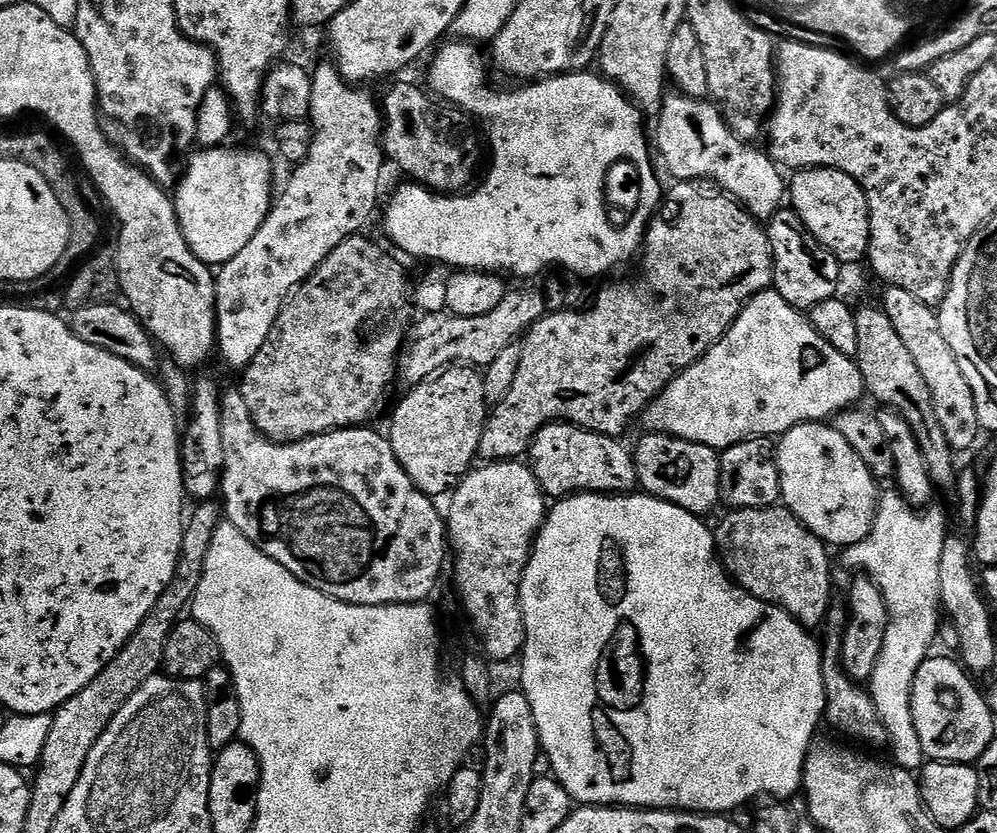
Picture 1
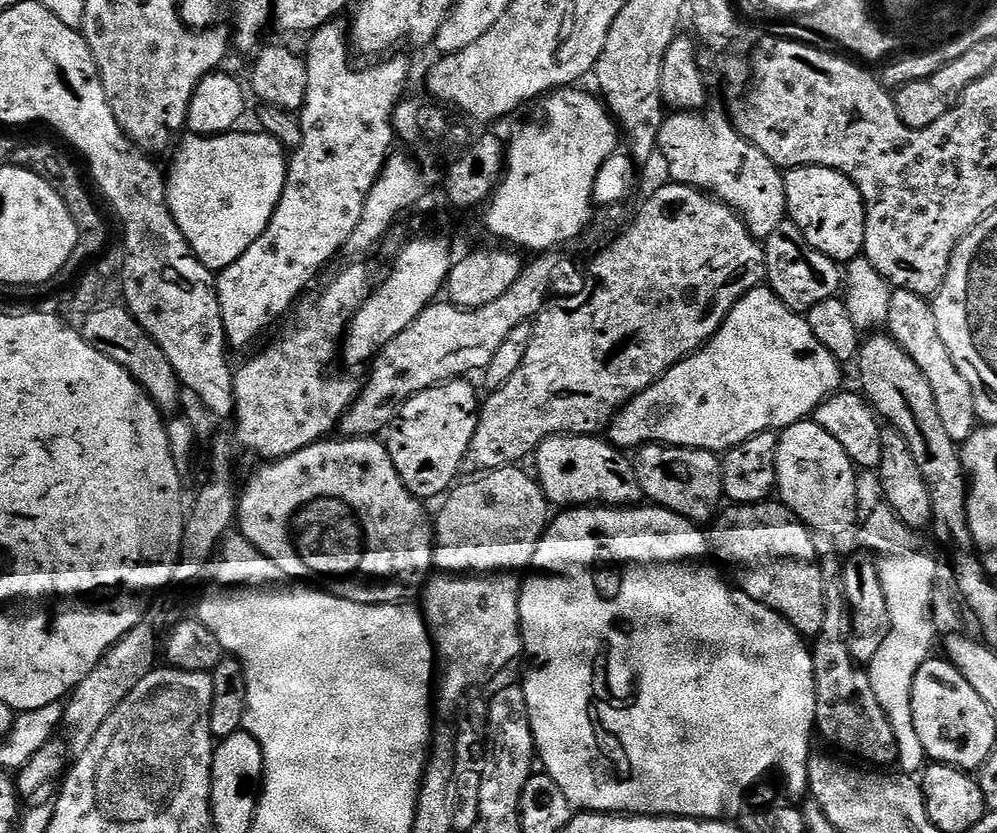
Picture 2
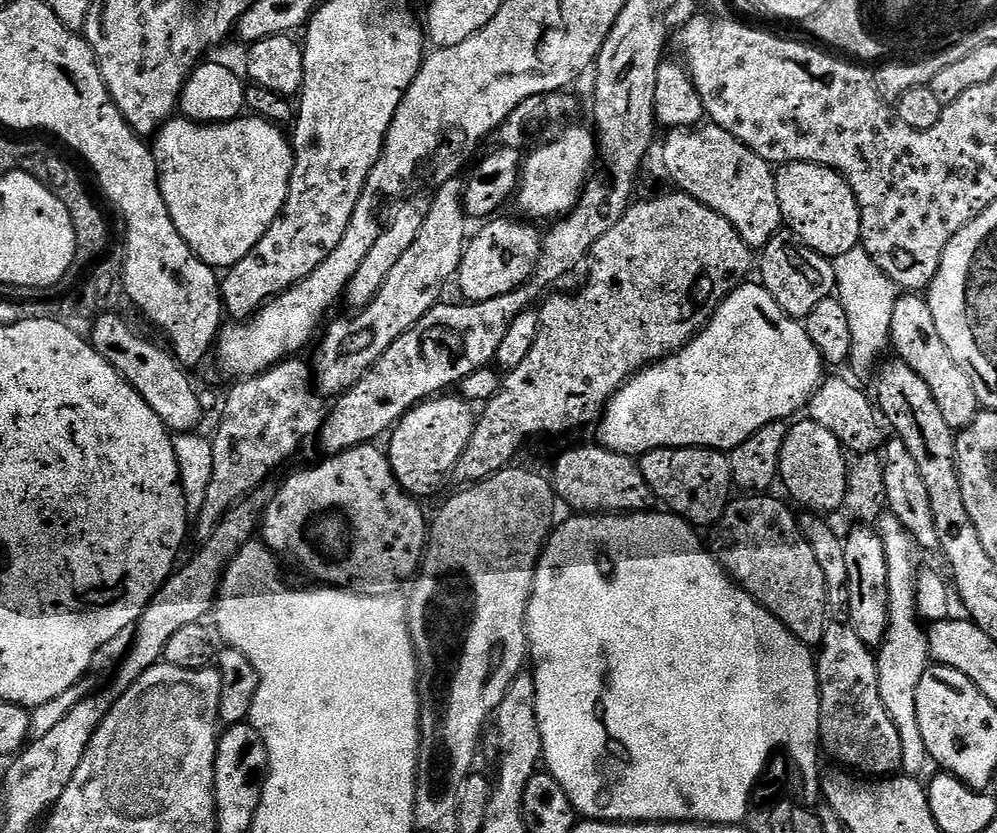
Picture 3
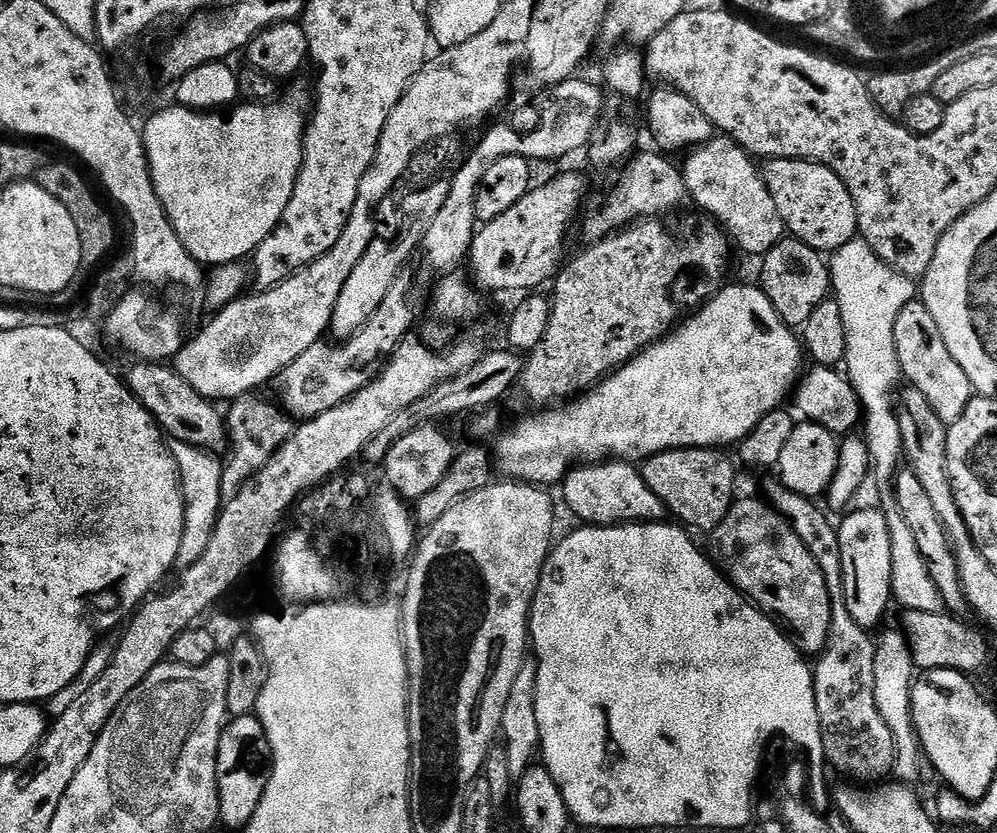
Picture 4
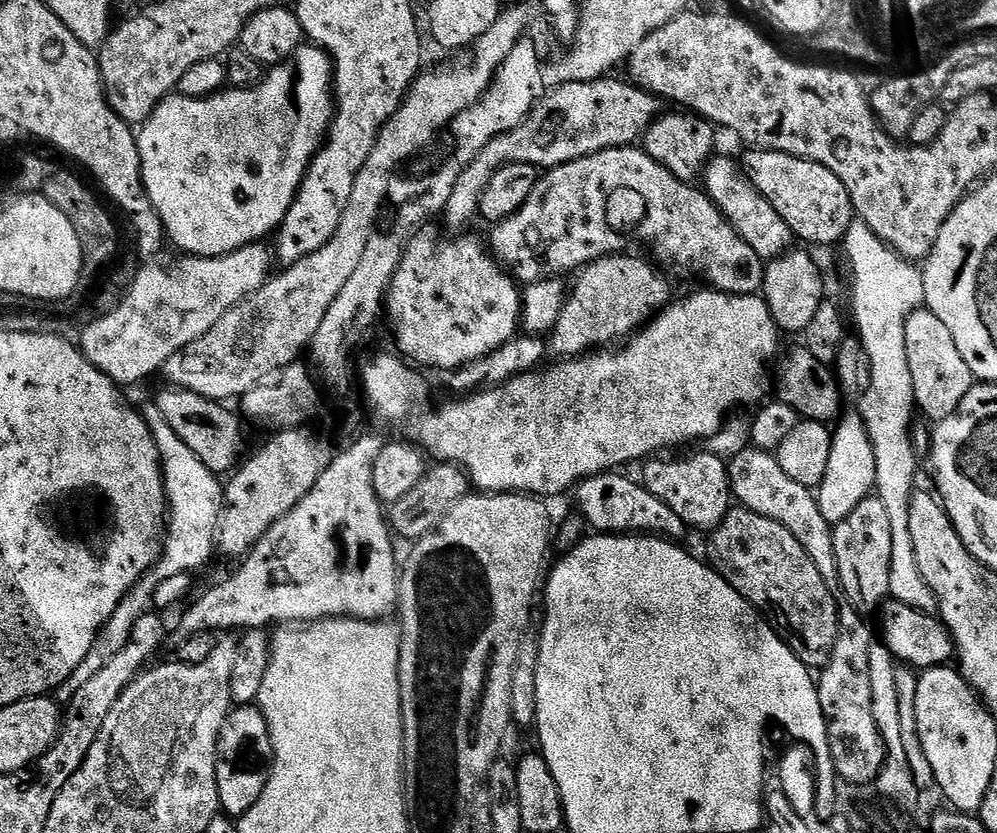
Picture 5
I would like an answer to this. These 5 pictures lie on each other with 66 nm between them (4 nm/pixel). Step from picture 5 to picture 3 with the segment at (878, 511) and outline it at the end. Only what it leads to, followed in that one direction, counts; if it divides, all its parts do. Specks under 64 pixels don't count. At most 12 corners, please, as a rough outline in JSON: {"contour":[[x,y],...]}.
{"contour":[[879,531],[842,541],[848,625],[870,649],[888,629],[888,567]]}

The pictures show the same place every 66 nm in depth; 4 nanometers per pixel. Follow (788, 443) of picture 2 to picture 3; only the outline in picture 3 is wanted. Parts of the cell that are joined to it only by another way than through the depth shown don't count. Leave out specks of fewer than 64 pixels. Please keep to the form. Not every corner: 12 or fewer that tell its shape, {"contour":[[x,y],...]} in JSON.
{"contour":[[810,419],[788,429],[779,479],[809,513],[836,512],[850,460]]}

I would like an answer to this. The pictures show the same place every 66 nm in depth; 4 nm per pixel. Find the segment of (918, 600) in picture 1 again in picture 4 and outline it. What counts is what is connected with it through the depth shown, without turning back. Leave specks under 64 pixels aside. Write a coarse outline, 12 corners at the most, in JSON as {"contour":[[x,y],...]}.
{"contour":[[881,631],[874,699],[894,734],[892,772],[920,784],[920,740],[912,721],[918,669],[899,631]]}

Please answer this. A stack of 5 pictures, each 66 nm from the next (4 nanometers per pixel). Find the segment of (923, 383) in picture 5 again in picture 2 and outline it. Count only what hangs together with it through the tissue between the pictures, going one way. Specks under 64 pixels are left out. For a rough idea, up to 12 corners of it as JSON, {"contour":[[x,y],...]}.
{"contour":[[895,289],[886,331],[926,374],[958,446],[978,427],[974,390],[931,303]]}

